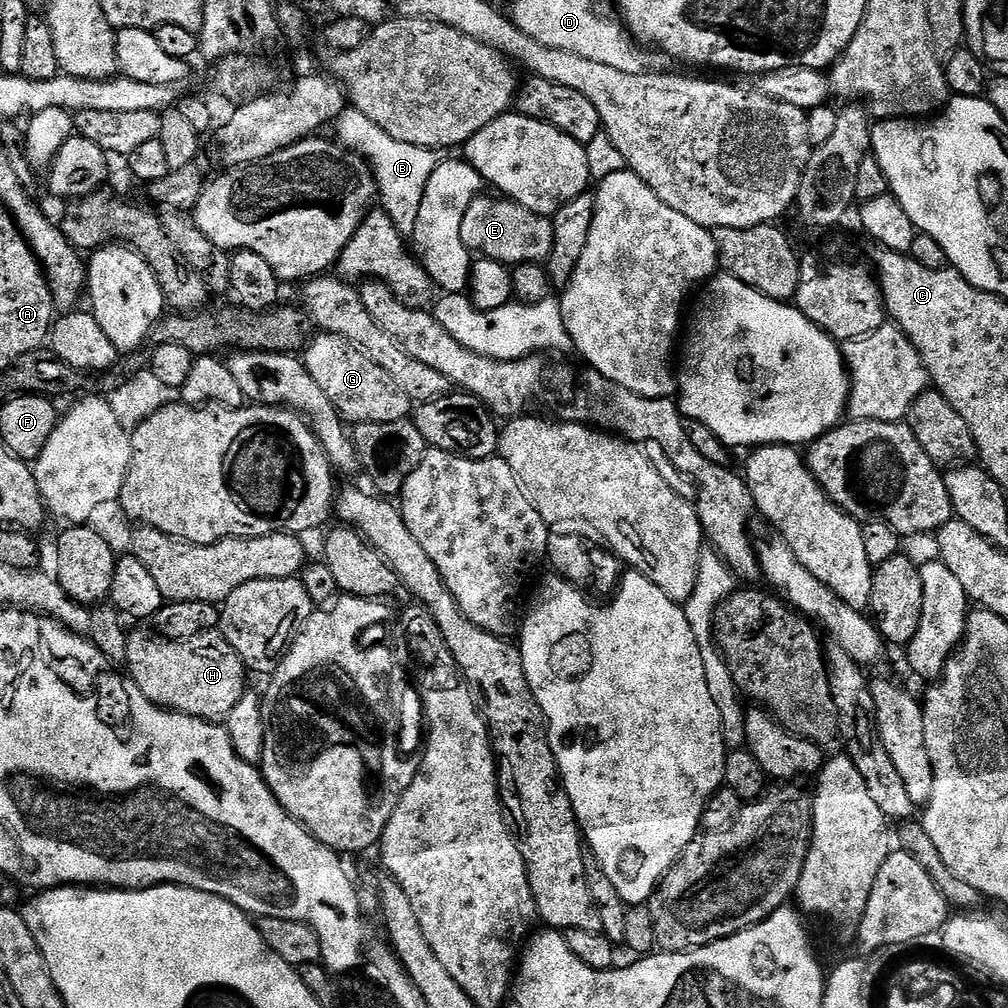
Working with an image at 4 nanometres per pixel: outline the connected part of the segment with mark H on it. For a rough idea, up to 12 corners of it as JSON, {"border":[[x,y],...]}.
{"border":[[129,631],[126,672],[159,708],[227,721],[245,666],[219,631]]}

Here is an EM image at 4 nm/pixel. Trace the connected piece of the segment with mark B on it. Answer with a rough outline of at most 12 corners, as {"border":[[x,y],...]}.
{"border":[[351,106],[335,139],[367,160],[382,210],[411,237],[433,149],[390,138]]}

